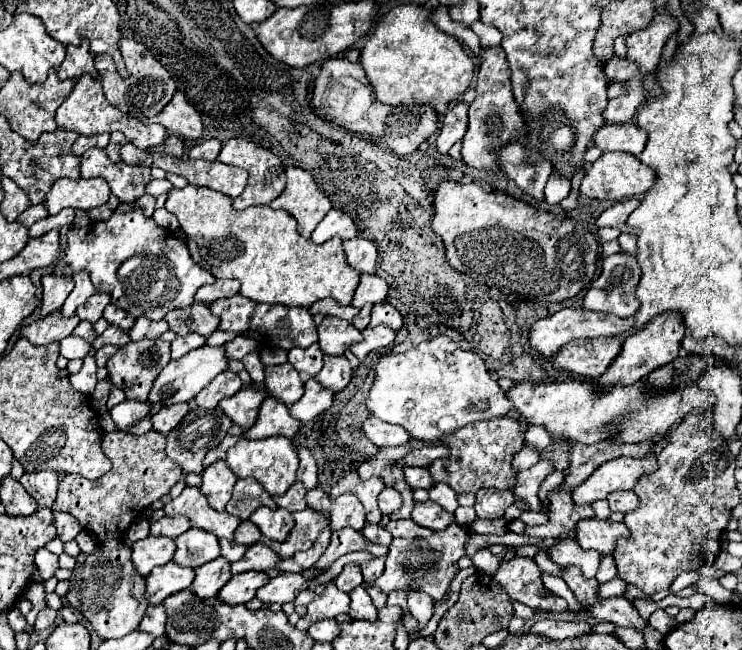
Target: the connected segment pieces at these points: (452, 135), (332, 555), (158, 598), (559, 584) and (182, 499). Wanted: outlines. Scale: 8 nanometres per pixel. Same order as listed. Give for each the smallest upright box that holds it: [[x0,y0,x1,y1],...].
[[437,102,467,154],[317,528,389,568],[147,562,195,604],[543,574,581,612],[163,486,241,540]]

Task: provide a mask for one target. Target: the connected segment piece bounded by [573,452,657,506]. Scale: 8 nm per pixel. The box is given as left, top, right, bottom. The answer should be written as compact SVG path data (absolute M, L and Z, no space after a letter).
M647 454L645 458L615 458L597 468L577 490L573 492L573 500L581 504L593 504L595 500L607 498L613 490L633 490L637 478L641 474L651 474L657 470L655 454Z

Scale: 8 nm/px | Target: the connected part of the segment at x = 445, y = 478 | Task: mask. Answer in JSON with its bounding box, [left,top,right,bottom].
[429,418,525,494]

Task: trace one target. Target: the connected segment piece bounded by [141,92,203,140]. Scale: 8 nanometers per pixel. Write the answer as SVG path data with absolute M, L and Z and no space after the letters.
M175 92L171 102L151 118L142 118L141 121L146 124L157 122L161 124L169 134L179 136L181 140L197 140L203 132L201 116L193 108L193 104L187 102L183 92Z

